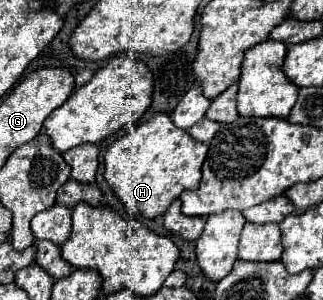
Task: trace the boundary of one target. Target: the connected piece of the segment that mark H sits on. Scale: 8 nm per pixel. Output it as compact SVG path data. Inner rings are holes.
M155 114L151 120L133 126L125 136L109 144L103 178L129 214L155 218L161 216L183 190L197 188L205 154L207 146L177 128L169 120L169 114Z

